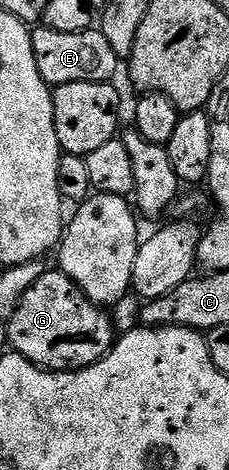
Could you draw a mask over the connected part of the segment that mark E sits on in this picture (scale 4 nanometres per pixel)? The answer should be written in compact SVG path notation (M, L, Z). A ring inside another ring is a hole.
M44 27L37 28L32 30L35 63L39 67L39 75L49 86L96 81L109 83L114 80L113 72L119 65L119 58L115 55L115 51L111 51L111 43L107 43L105 36L96 28L75 35L66 35Z

